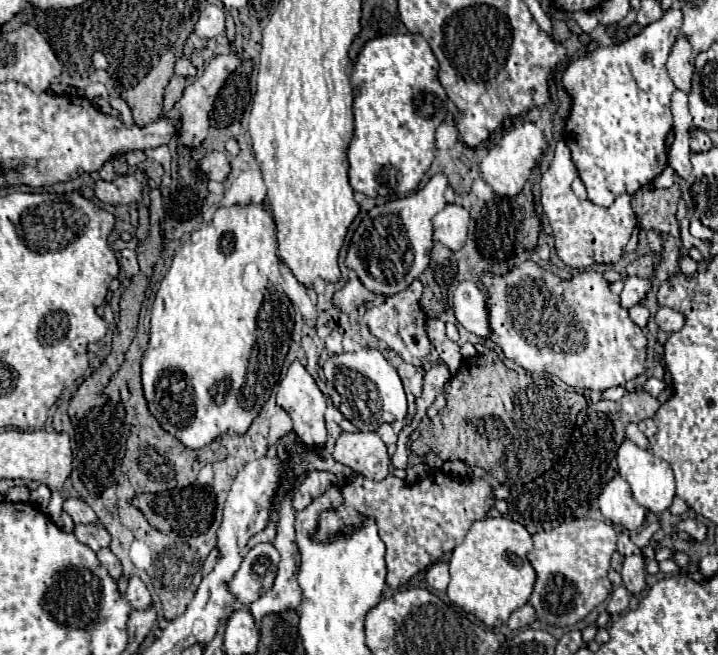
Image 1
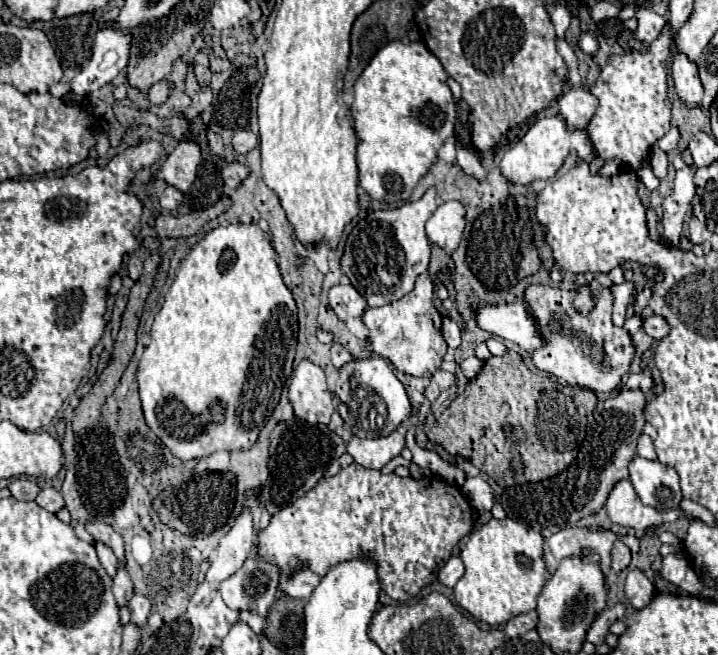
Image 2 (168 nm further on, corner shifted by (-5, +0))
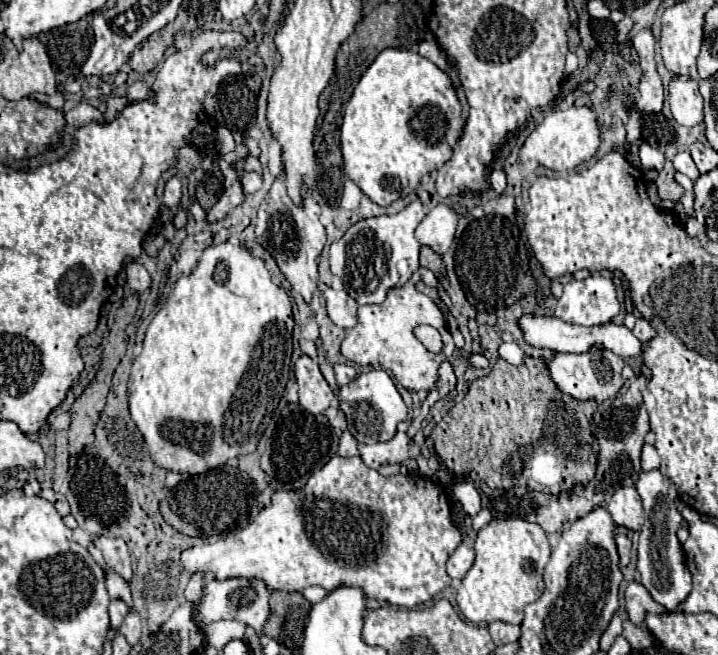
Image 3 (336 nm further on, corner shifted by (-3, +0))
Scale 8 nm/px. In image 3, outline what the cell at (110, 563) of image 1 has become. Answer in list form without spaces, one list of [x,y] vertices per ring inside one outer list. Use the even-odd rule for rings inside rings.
[[[122,599],[110,601],[110,625],[112,627],[118,627],[124,621],[126,613],[128,613],[128,605]]]

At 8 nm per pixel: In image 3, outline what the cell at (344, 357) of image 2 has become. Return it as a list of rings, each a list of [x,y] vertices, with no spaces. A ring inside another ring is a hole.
[[[336,363],[336,365],[334,365],[334,375],[336,375],[338,385],[344,385],[344,383],[350,383],[358,373],[356,373],[356,369],[354,369],[354,367],[350,367],[350,365]]]

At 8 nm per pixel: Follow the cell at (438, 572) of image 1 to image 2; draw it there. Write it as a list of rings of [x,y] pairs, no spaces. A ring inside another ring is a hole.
[[[452,557],[452,559],[440,569],[438,581],[444,583],[446,587],[454,587],[462,575],[464,575],[464,563],[460,561],[460,557]]]

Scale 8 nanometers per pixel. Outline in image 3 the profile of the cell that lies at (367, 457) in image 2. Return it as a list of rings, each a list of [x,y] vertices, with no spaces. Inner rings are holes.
[[[398,431],[390,441],[386,443],[374,443],[374,445],[358,445],[360,457],[362,461],[372,467],[378,469],[380,465],[386,463],[402,463],[404,459],[410,457],[410,443],[404,431]]]

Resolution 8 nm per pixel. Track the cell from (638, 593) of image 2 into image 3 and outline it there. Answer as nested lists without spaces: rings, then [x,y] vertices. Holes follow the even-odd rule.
[[[630,581],[628,587],[626,587],[626,593],[624,593],[624,599],[626,599],[626,611],[628,611],[628,617],[632,623],[636,623],[638,627],[646,627],[644,625],[644,615],[646,613],[664,613],[666,609],[662,609],[662,605],[658,605],[648,589],[640,583],[640,581]]]

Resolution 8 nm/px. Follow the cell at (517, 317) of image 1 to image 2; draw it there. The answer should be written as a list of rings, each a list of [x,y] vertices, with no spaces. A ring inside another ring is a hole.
[[[596,281],[588,283],[596,293],[596,307],[588,317],[574,311],[574,291],[562,291],[558,287],[530,285],[524,299],[530,313],[536,317],[540,333],[546,345],[532,353],[532,361],[538,369],[564,379],[568,385],[592,389],[596,393],[610,393],[620,387],[622,375],[630,371],[634,359],[634,347],[630,335],[622,327],[612,325],[612,295]]]

